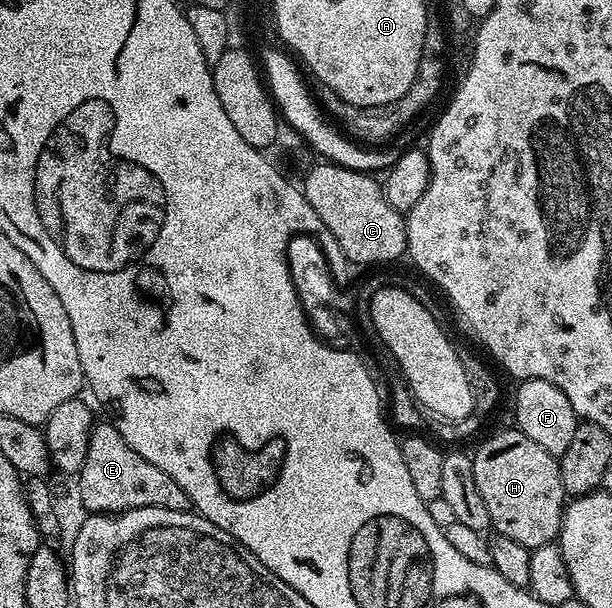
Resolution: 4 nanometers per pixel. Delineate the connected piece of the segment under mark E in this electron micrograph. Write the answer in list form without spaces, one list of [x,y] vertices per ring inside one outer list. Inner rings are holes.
[[[109,421],[94,422],[87,457],[79,472],[80,479],[81,503],[89,513],[118,516],[123,511],[140,507],[162,507],[172,511],[188,511],[191,507],[187,493],[175,485],[173,478],[163,473],[163,469],[151,465],[147,457],[139,457]]]

